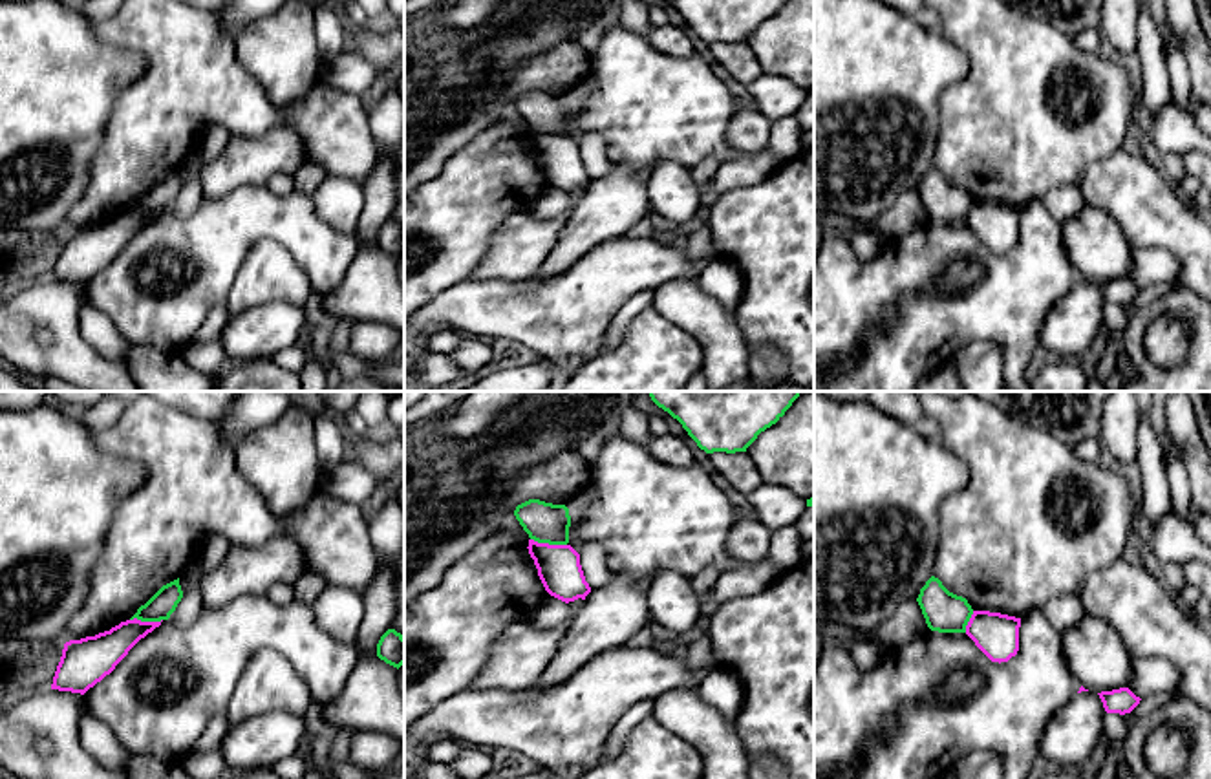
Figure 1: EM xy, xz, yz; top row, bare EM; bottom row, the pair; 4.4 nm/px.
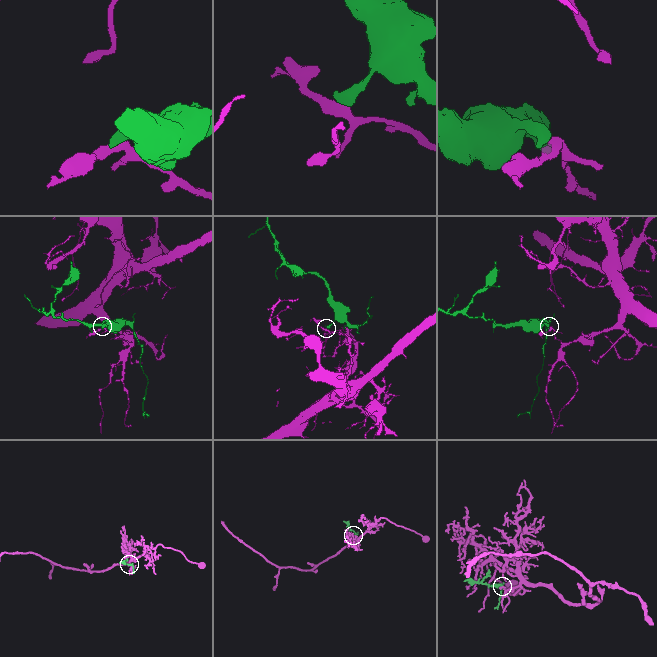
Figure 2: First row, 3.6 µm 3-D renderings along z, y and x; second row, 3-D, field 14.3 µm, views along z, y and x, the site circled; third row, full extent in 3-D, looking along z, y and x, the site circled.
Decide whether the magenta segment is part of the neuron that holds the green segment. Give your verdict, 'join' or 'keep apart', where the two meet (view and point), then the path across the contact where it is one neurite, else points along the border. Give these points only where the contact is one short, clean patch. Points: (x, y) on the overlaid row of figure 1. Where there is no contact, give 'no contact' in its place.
keep apart | xz (549, 544) | along xz (531, 538), (542, 544), (566, 545)

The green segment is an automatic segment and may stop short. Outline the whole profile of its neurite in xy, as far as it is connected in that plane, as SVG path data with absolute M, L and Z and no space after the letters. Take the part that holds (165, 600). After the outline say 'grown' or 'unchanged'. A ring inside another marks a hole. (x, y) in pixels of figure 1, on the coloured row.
M179 578L163 585L137 613L130 618L141 622L161 622L168 620L183 598Z | unchanged

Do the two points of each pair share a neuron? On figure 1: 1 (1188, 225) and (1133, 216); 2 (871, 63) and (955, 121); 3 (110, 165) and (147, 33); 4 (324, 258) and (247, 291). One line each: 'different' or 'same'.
1: same
2: different
3: same
4: different

